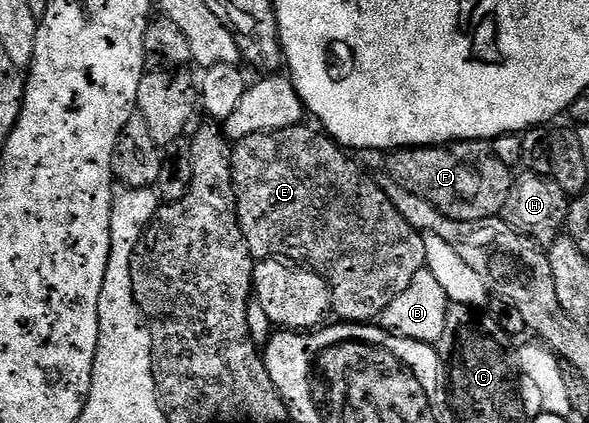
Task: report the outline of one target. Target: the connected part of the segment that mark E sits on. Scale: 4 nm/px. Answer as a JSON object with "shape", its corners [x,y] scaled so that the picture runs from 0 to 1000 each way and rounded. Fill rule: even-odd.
{"shape":[[[509,293],[497,303],[484,303],[455,317],[416,322],[416,331],[397,338],[392,357],[392,404],[399,437],[399,506],[406,513],[406,537],[416,558],[416,577],[423,577],[428,610],[435,615],[479,610],[489,619],[518,629],[523,638],[538,641],[562,683],[562,728],[567,749],[572,747],[570,754],[586,761],[623,766],[649,747],[654,728],[660,728],[660,719],[667,719],[667,709],[674,709],[674,700],[681,700],[681,690],[688,690],[688,681],[694,681],[694,671],[701,671],[701,652],[708,652],[708,643],[715,643],[723,631],[720,556],[699,539],[694,520],[688,520],[688,511],[681,511],[681,501],[674,501],[674,492],[667,492],[655,447],[649,437],[642,440],[596,376],[601,371],[587,352],[570,343],[553,314],[543,312],[540,305],[535,307],[526,307],[521,293]]]}

